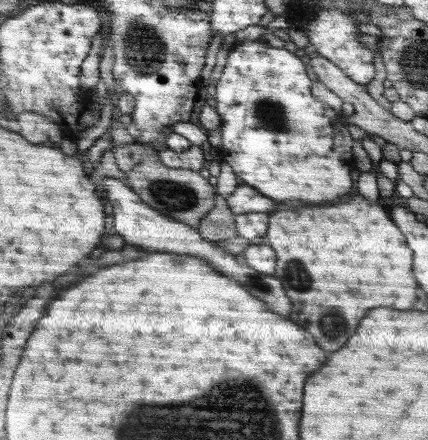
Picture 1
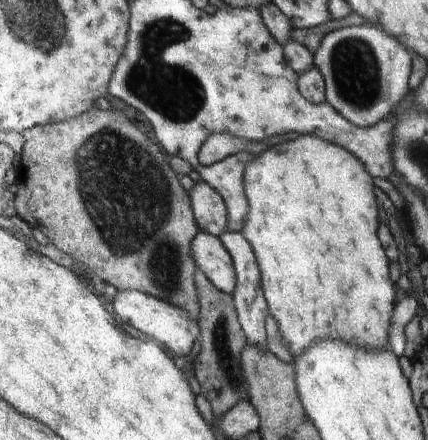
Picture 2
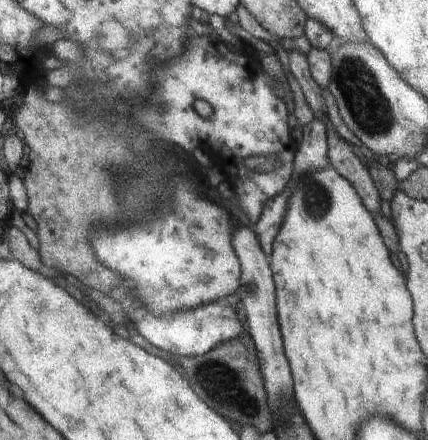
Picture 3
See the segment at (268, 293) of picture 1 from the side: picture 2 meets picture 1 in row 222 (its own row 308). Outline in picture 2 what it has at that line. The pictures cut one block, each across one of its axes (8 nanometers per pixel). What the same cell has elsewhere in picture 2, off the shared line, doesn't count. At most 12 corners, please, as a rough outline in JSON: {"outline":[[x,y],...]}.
{"outline":[[140,291],[116,294],[114,312],[188,356],[202,326],[186,309]]}

